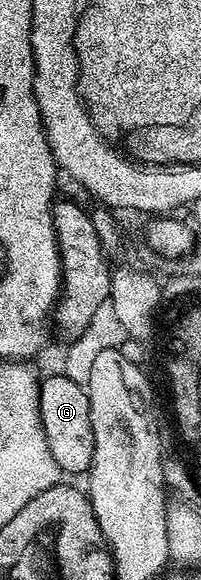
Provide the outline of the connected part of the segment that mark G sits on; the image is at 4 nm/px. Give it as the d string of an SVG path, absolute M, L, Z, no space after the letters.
M62 373L51 375L48 379L46 376L39 384L39 416L45 441L49 441L49 453L53 453L53 461L57 461L60 472L64 476L82 476L90 472L95 442L91 436L91 410L87 388L77 385Z

